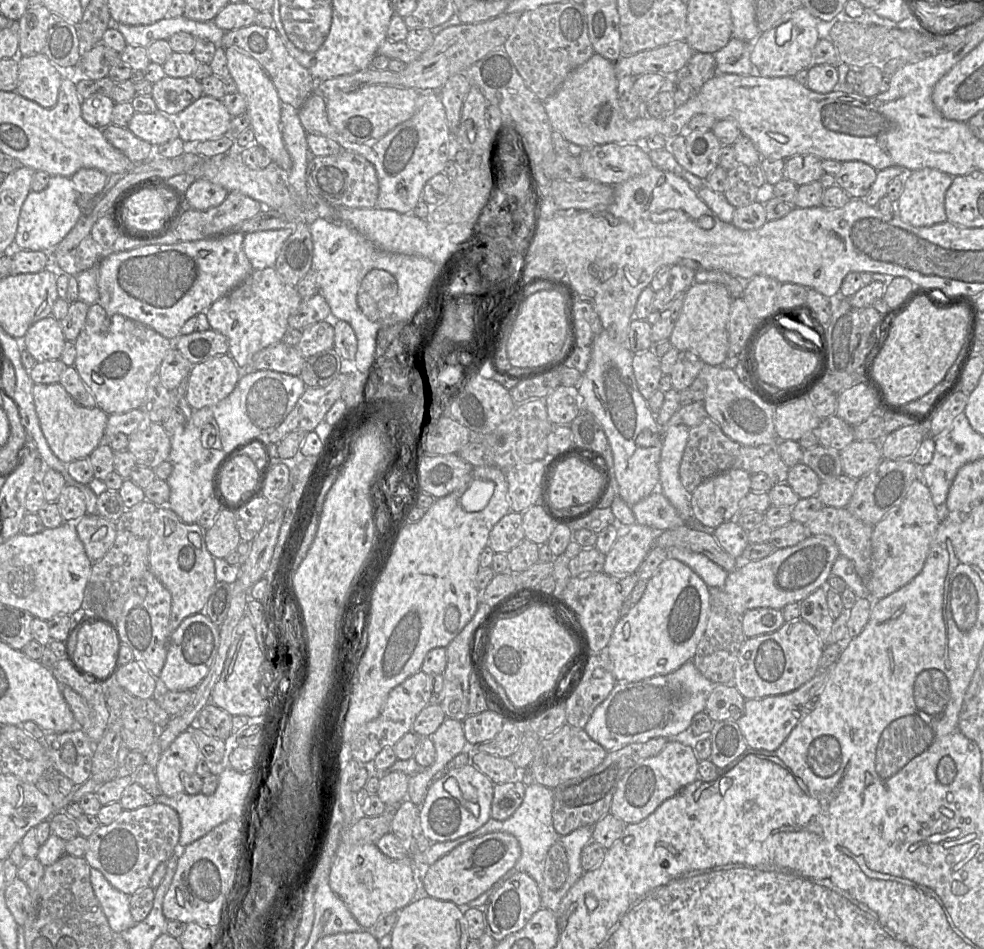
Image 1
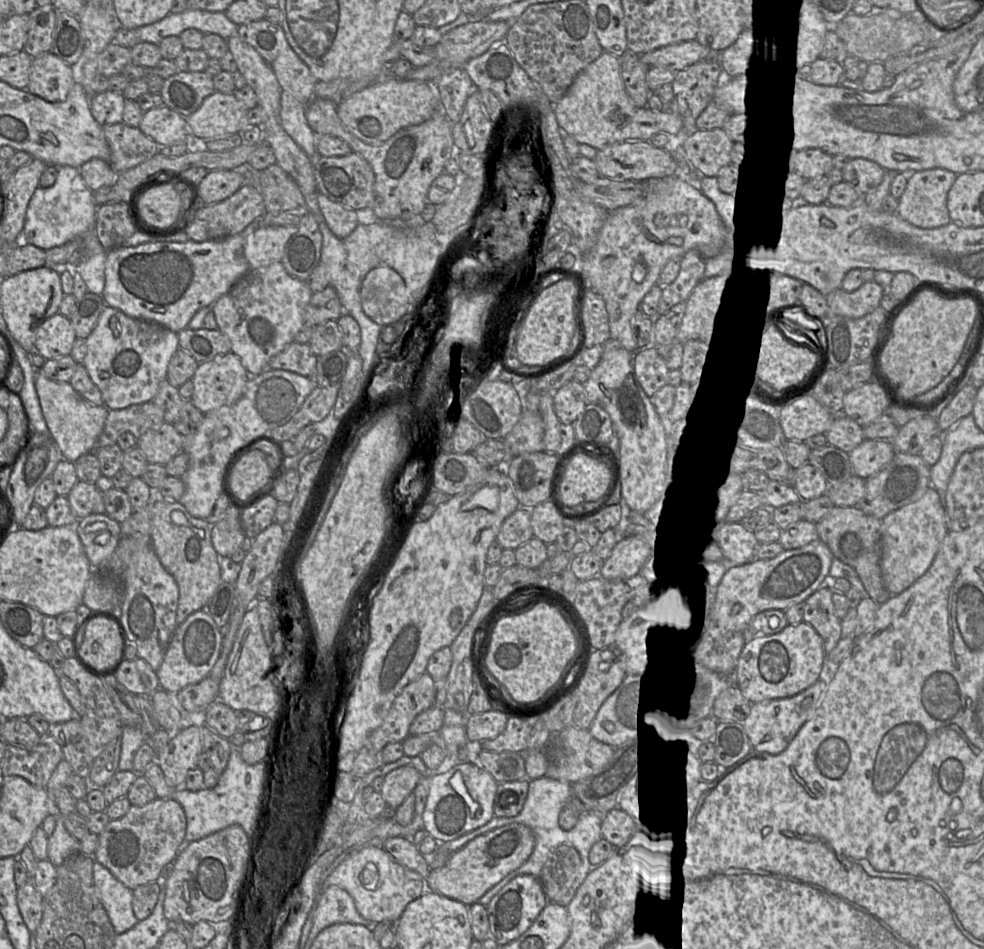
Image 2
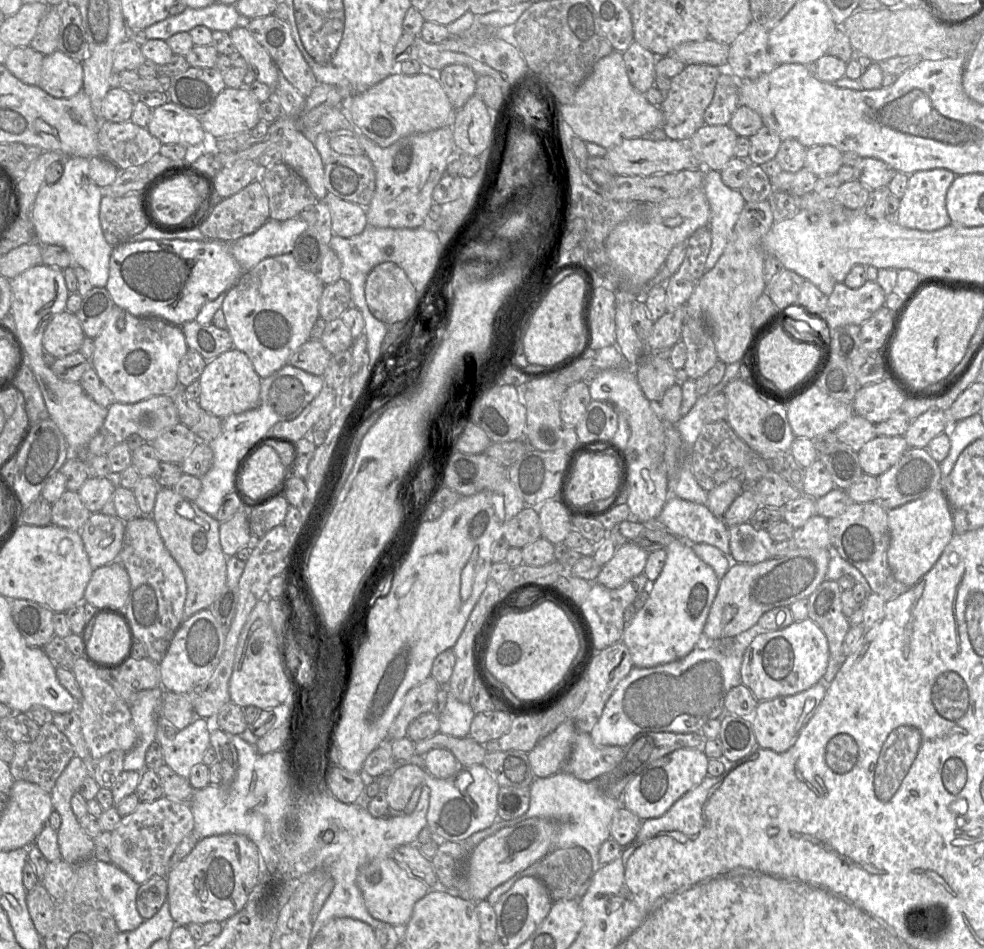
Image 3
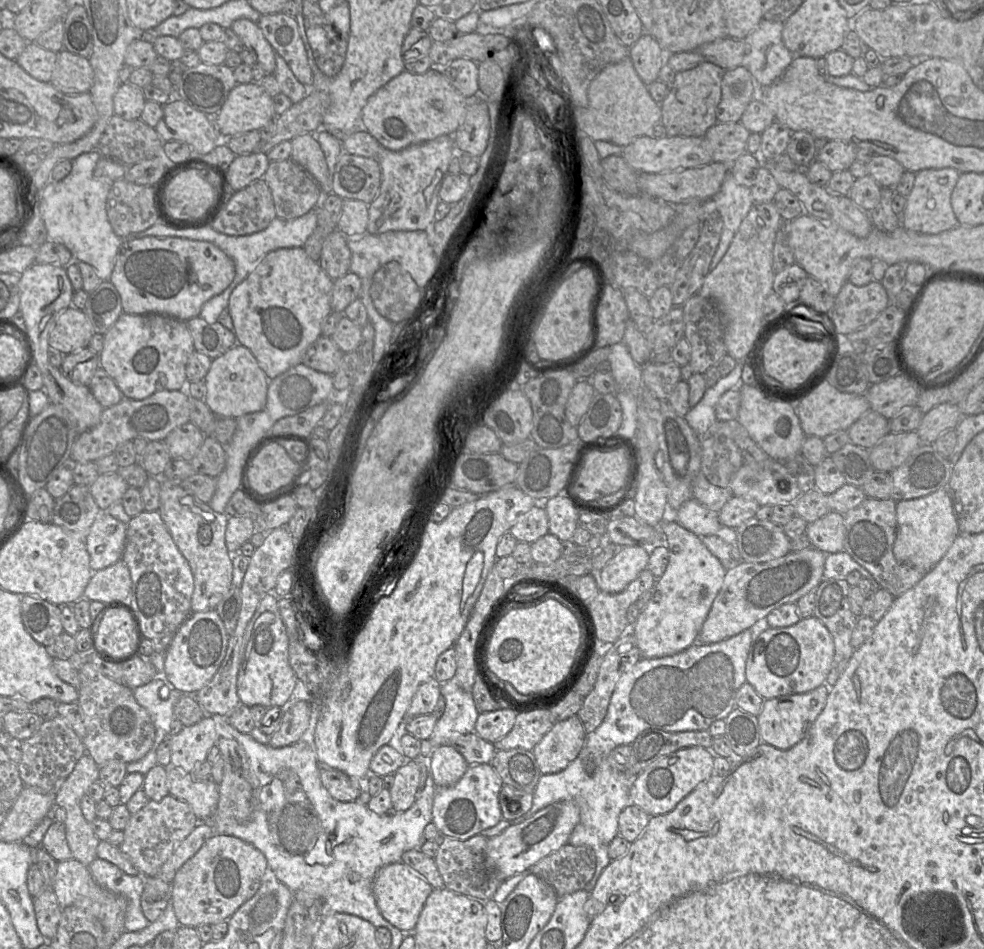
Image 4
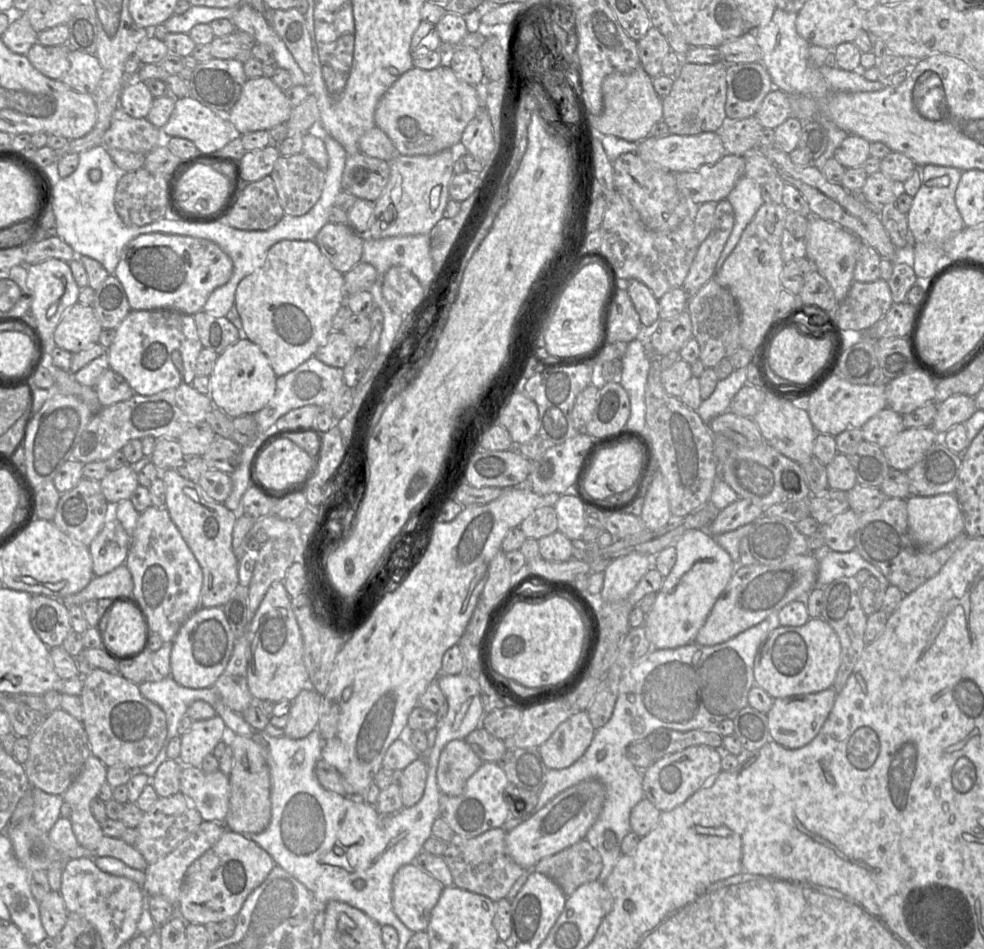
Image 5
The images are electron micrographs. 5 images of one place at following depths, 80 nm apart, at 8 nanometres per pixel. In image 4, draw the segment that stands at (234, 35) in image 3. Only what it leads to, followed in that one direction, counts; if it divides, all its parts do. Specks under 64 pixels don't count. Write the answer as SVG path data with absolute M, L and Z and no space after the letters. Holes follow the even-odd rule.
M238 19L232 26L232 31L239 37L245 48L252 49L266 74L274 74L276 67L276 52L264 37L257 23L248 19Z

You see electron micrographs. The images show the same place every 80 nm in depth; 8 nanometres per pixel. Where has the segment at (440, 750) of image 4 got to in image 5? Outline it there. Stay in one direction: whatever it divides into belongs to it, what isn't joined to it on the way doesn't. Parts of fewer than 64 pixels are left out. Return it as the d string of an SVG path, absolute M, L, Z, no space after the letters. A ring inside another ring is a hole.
M464 739L450 741L442 750L436 771L437 785L443 796L460 795L467 780L483 761Z

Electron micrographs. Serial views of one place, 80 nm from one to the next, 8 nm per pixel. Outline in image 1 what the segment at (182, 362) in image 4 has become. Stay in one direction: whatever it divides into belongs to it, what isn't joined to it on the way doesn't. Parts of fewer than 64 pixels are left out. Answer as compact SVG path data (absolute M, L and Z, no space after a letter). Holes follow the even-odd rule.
M99 303L91 304L86 323L75 340L76 359L73 367L92 392L96 406L108 415L125 413L139 408L148 384L173 346L167 339L149 326L120 314L109 314Z

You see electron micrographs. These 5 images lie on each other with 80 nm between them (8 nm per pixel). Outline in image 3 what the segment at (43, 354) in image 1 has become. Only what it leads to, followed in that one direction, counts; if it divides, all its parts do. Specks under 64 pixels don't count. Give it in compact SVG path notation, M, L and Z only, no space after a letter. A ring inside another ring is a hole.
M64 310L52 317L43 334L45 352L62 358L77 352L86 335L75 313Z

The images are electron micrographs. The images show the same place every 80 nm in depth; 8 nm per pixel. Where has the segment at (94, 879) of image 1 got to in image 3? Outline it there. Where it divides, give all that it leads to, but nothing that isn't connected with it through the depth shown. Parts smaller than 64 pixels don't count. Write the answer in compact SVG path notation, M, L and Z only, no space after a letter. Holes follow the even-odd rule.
M95 860L99 890L120 932L132 931L143 922L136 907L139 884L111 862Z

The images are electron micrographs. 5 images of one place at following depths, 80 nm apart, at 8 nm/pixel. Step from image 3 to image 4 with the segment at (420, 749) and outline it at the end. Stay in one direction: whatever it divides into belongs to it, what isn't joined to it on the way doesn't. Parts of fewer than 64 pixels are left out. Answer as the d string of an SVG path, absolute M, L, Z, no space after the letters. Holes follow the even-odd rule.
M476 732L452 736L445 745L453 746L469 766L490 763L496 752L494 744L481 738Z

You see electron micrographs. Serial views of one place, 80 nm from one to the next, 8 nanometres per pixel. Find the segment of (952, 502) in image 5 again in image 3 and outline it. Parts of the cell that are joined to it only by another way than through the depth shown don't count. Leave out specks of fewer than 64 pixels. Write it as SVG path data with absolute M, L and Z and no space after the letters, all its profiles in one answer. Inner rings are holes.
M942 487L902 506L888 510L890 545L888 563L894 577L906 585L914 586L940 558L955 534L950 505Z

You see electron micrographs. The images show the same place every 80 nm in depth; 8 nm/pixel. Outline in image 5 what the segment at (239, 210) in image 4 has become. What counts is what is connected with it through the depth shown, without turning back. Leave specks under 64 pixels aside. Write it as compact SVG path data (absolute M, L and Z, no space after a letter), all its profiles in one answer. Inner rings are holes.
M270 175L236 188L229 212L219 221L240 230L267 230L285 215Z

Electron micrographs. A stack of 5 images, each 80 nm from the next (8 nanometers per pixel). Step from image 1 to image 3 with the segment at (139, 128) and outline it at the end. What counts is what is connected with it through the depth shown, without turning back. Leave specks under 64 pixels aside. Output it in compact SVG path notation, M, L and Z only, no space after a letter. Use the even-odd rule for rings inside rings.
M170 101L152 110L146 128L162 145L182 144L187 147L209 141L200 118L187 113Z

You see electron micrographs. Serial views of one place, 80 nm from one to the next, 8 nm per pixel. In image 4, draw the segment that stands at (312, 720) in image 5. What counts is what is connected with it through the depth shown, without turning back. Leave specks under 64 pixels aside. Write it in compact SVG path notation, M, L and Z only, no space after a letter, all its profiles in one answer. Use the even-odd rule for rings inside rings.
M299 701L284 714L280 729L271 735L268 745L285 747L299 742L310 726L313 705L310 701Z

